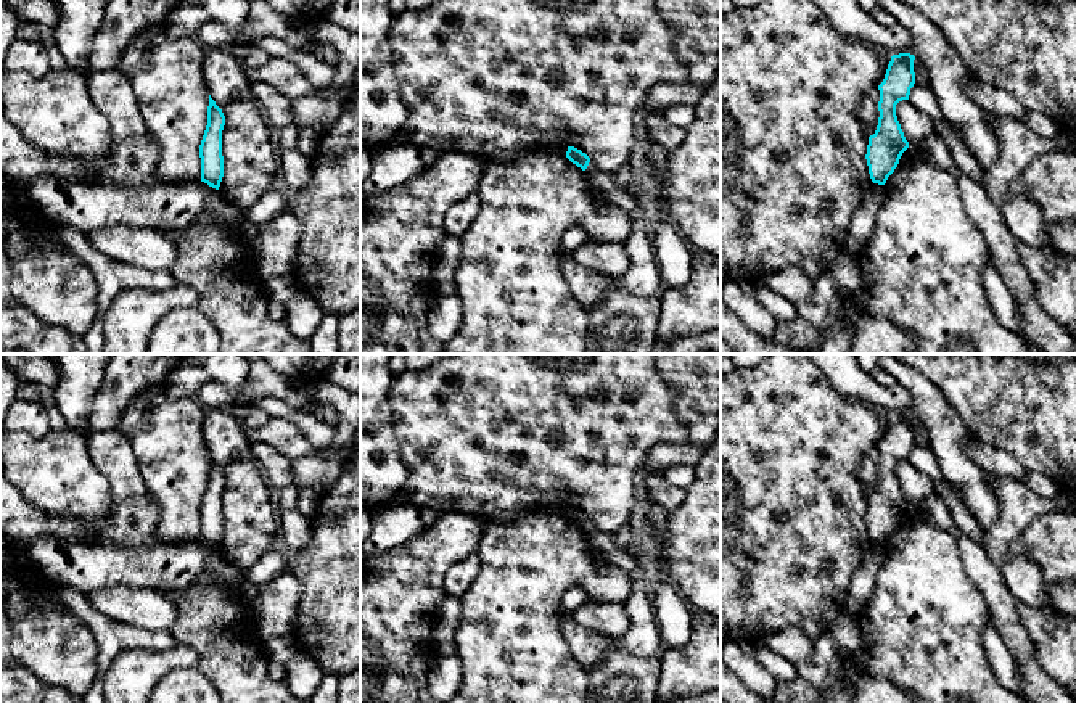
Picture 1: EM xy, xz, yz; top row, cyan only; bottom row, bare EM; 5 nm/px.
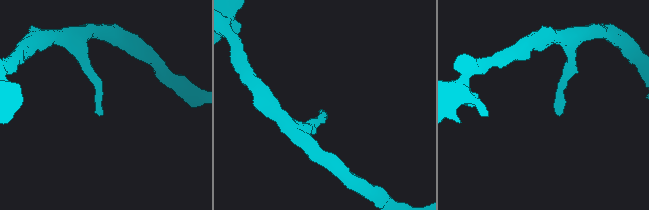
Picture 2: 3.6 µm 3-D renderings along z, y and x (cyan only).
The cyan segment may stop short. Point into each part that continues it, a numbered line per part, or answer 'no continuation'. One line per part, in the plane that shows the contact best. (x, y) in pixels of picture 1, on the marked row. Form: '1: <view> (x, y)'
no continuation

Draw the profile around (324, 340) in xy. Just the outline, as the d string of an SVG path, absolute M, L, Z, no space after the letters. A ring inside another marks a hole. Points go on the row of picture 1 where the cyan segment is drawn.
M325 314L318 328L310 336L310 346L314 354L339 354L338 344L338 325L341 317Z

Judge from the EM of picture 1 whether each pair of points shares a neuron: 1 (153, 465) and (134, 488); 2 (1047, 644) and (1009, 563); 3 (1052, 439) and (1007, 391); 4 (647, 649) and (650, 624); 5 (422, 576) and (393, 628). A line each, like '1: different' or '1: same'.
1: different
2: same
3: same
4: same
5: same

